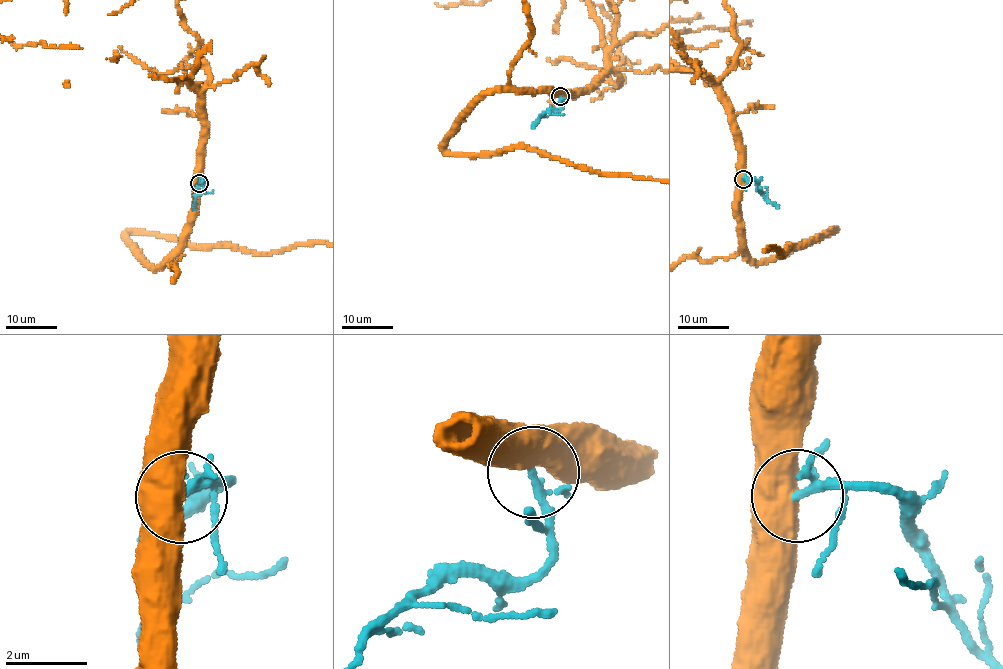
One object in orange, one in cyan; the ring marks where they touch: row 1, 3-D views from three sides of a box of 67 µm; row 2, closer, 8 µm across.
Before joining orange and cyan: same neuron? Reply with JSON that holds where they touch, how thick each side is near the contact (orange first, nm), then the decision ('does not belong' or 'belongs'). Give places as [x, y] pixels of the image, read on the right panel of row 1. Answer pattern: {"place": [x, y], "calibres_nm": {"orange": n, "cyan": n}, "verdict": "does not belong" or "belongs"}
{"place": [743, 179], "calibres_nm": {"orange": 550, "cyan": 120}, "verdict": "belongs"}

